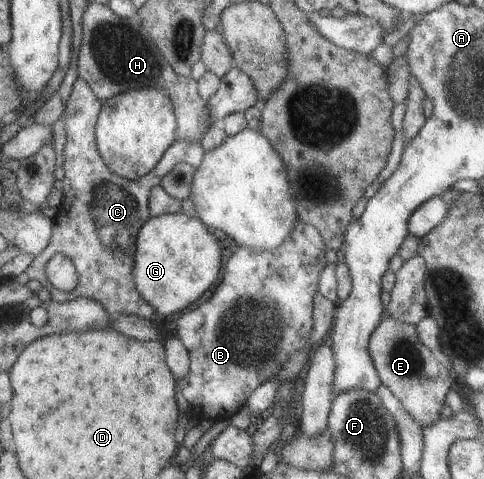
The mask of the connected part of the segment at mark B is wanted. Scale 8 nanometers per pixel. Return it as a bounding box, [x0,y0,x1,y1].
[176,219,327,423]

